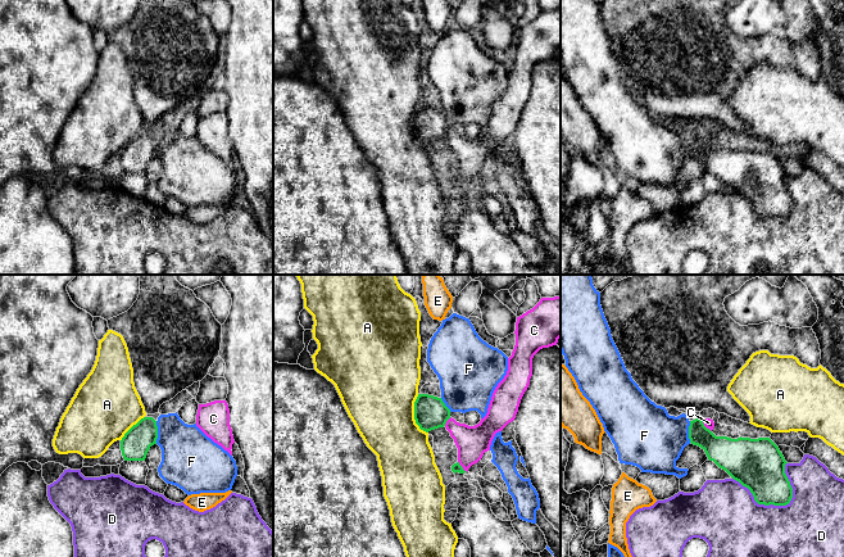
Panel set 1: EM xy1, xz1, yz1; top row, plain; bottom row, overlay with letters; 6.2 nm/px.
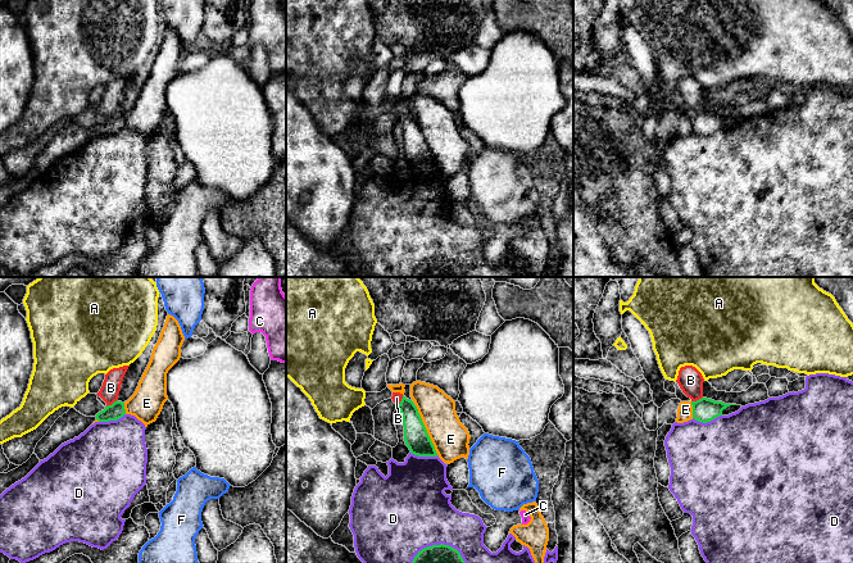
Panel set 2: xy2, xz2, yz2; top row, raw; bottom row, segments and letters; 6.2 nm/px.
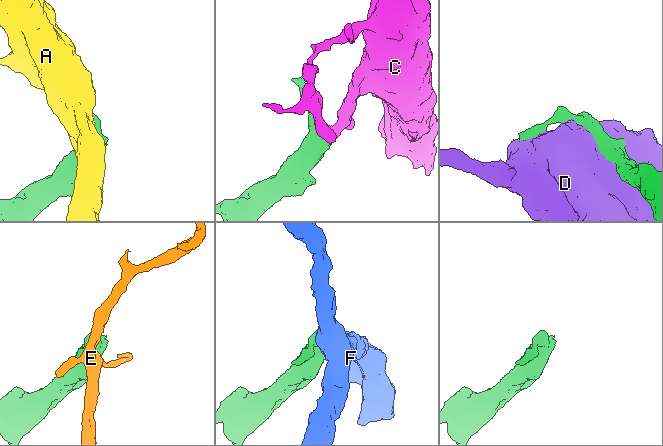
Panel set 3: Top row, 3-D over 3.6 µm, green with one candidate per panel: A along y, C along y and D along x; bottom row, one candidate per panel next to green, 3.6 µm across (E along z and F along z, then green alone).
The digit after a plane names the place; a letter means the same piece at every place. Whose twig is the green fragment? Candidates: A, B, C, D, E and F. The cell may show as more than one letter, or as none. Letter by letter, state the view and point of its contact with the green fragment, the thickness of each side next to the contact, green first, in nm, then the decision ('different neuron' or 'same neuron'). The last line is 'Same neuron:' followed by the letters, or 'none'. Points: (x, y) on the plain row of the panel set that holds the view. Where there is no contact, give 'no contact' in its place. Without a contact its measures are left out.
A: contact xz1 (414, 127); calibres 200 and 440 nm; different neuron
B: contact xy2 (113, 116); calibres 100 and 120 nm; different neuron
C: contact yz1 (704, 139); calibres 200 and 60 nm; same neuron
D: contact yz1 (762, 216); calibres 320 and 480 nm; different neuron
E: contact xz2 (426, 142); calibres 150 and 220 nm; different neuron
F: contact xy1 (157, 145); calibres 180 and 340 nm; different neuron
Same neuron: C

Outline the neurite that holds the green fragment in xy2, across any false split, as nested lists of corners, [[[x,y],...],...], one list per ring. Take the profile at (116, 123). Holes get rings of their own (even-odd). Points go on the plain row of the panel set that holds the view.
[[[114,114],[112,118],[105,119],[95,130],[99,135],[117,133],[126,127],[124,115]]]

